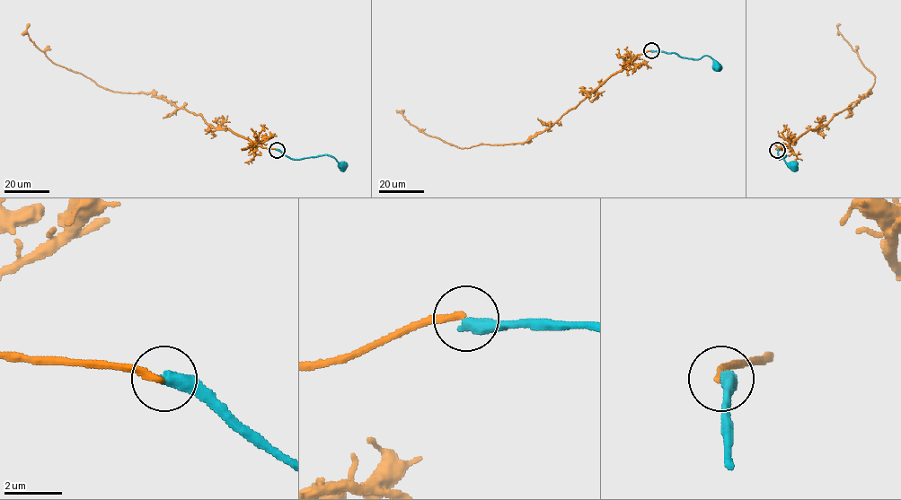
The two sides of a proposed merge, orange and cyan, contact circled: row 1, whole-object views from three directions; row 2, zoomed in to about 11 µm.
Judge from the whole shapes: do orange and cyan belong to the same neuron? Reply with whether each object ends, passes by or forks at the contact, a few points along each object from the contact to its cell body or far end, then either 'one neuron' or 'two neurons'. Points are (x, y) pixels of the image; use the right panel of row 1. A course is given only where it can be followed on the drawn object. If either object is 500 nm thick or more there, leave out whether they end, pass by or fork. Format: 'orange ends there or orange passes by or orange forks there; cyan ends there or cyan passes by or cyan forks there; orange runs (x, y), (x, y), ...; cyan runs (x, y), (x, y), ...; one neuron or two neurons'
orange ends there; cyan ends there; orange runs (777, 150), (808, 130), (819, 129), (834, 115), (851, 109), (871, 92), (874, 75), (838, 30), (840, 24); cyan runs (777, 150), (780, 159), (785, 154), (782, 156), (787, 162), (794, 164); two neurons

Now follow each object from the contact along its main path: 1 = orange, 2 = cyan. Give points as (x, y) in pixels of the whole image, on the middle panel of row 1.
1: (651, 50), (638, 54), (574, 108), (523, 143), (458, 147), (419, 131), (403, 116), (401, 110), (403, 113)
2: (651, 50), (676, 53), (694, 59), (707, 56), (716, 67)

